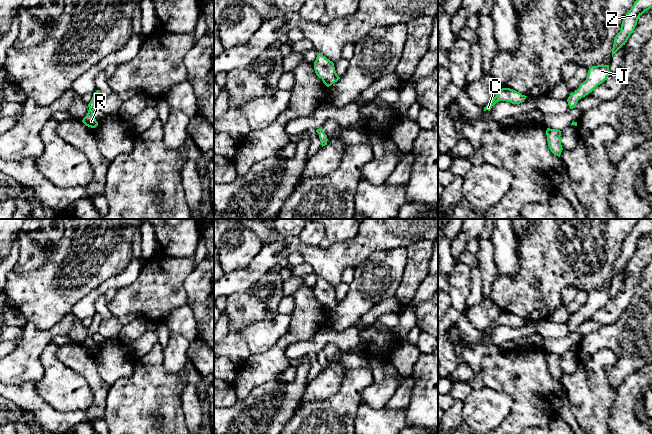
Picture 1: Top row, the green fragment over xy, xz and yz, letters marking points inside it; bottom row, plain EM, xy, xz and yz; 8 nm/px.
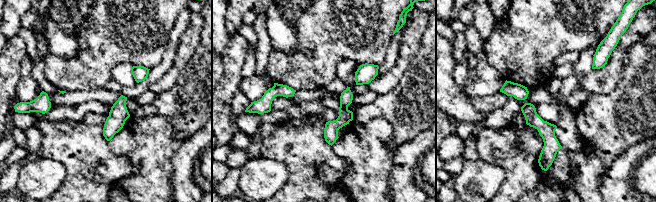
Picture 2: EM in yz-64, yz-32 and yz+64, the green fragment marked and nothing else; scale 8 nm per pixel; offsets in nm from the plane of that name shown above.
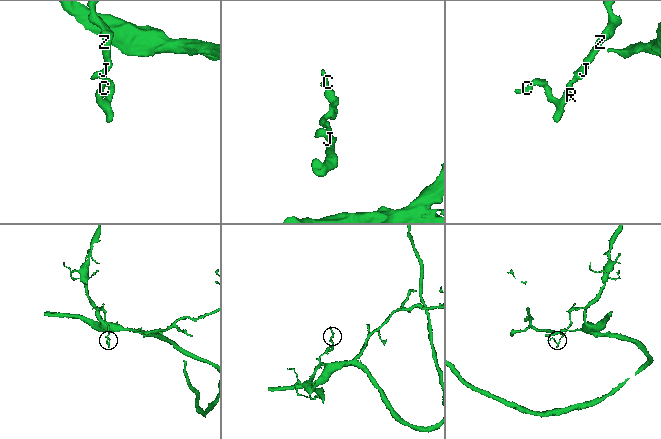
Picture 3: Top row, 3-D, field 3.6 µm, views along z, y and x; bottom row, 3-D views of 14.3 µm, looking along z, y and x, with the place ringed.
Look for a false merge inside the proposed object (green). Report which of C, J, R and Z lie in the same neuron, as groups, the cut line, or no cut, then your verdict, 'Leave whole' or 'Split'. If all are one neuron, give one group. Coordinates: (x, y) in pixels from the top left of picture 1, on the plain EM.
Groups: C J R Z. No split. Leave whole

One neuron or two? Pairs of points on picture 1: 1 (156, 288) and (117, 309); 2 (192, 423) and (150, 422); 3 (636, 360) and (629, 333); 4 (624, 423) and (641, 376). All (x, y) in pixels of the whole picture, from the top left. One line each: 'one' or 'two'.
1: one
2: two
3: one
4: one

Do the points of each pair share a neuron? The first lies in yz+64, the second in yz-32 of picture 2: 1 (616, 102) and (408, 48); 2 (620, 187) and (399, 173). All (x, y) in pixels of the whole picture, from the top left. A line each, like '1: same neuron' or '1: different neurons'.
1: different neurons
2: same neuron

